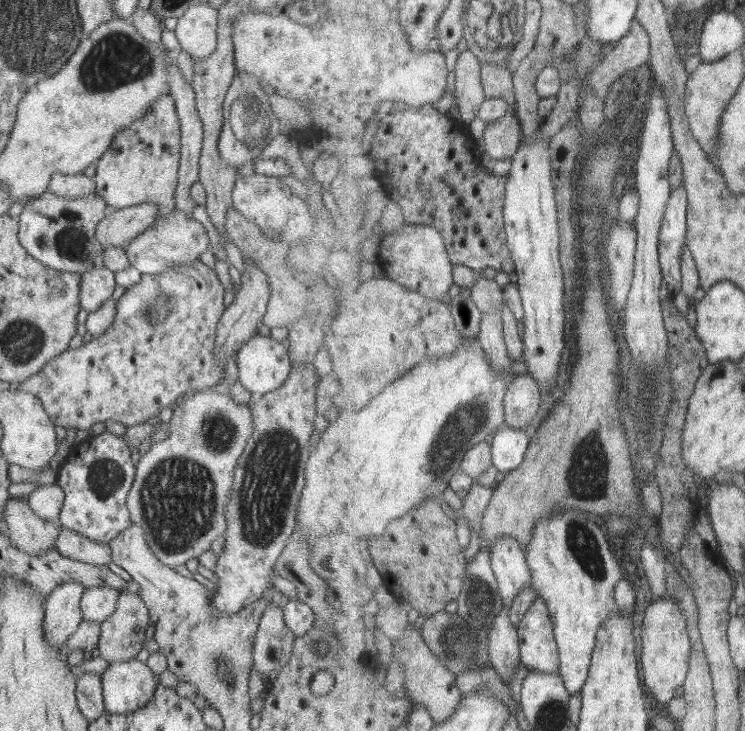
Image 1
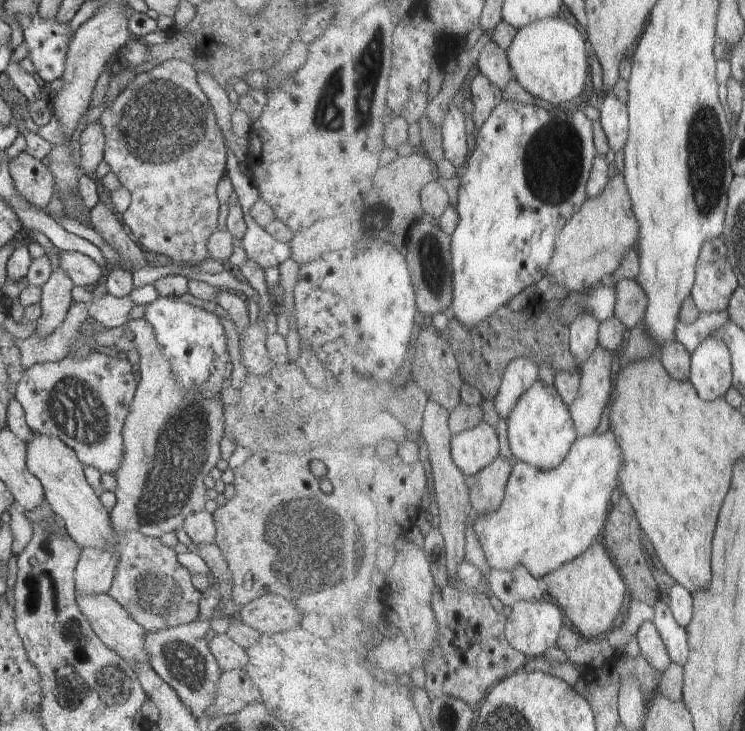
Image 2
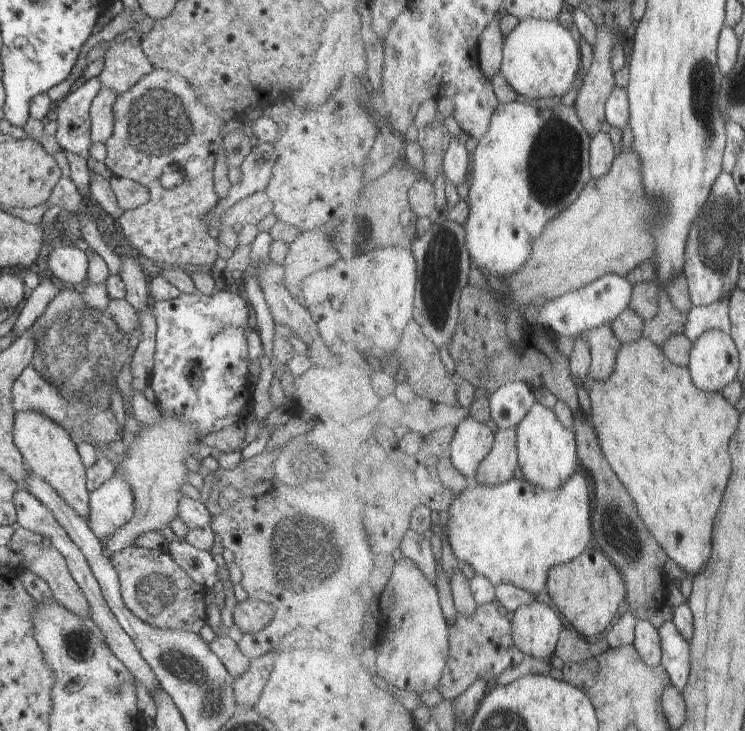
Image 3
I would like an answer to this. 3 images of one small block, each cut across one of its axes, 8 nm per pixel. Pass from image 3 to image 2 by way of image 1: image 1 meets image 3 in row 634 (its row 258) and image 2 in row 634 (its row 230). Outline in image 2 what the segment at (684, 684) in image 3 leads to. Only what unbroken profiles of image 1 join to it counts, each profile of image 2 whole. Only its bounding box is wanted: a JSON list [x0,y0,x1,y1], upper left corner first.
[653,602,691,666]

